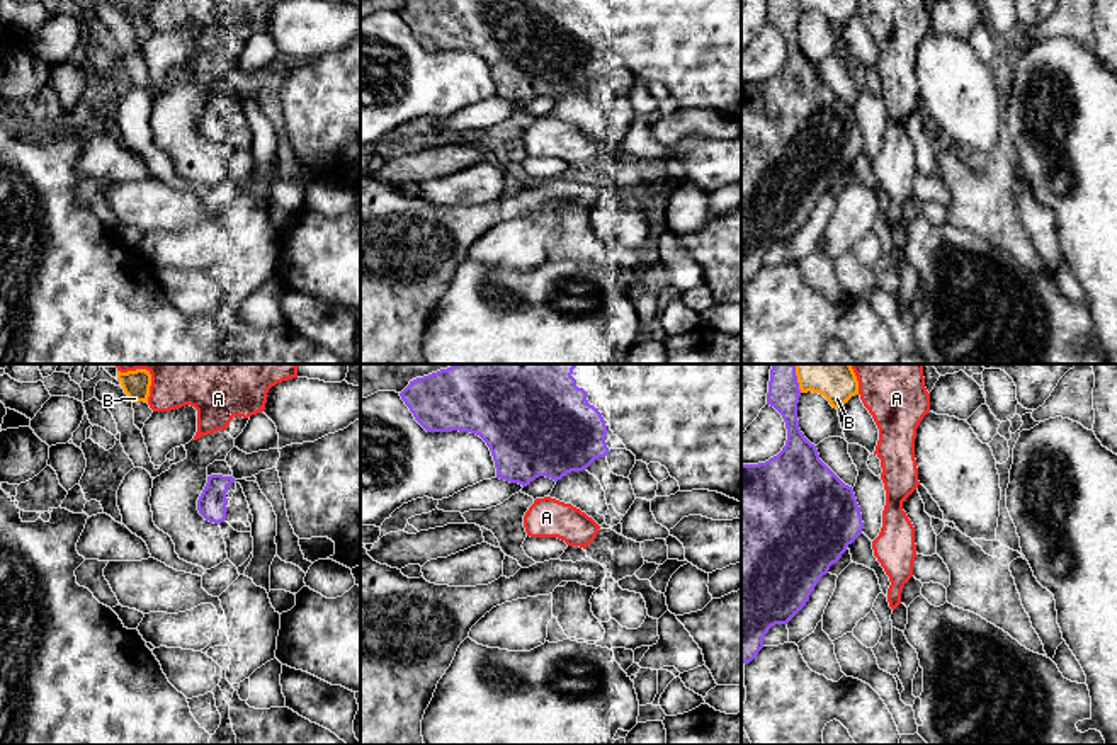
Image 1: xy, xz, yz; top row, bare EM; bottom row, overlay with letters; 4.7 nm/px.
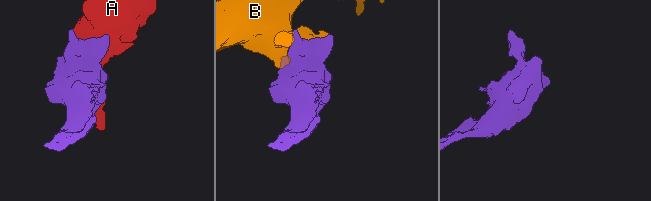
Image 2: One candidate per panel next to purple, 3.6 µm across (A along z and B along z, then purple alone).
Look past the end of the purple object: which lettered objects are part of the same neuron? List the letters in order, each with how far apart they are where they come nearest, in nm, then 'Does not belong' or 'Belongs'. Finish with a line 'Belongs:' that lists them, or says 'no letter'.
A: Distance 70 nm. Does not belong
B: Distance 0 nm. Does not belong
Belongs: no letter

